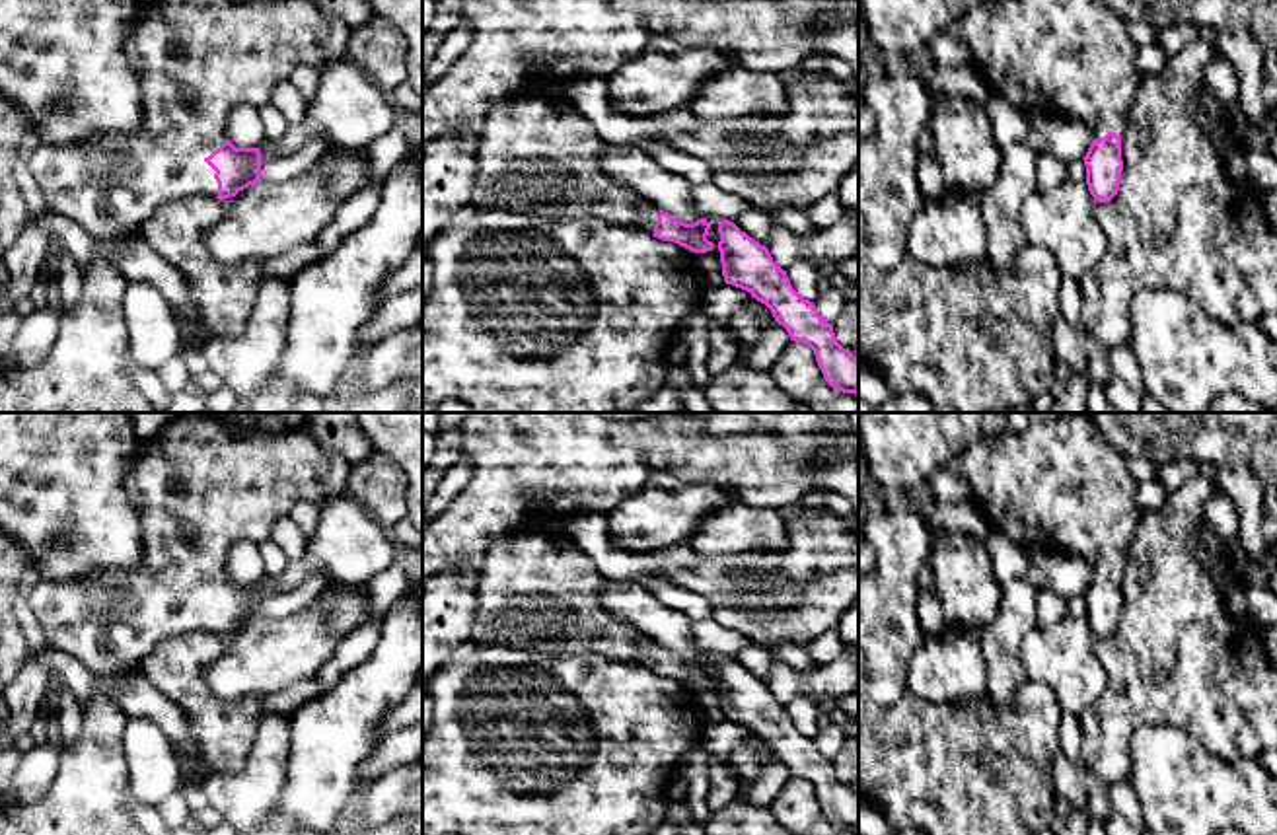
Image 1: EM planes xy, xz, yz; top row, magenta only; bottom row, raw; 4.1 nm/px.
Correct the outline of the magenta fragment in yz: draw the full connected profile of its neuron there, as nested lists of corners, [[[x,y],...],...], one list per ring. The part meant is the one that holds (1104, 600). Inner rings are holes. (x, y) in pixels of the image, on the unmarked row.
[[[1063,413],[1053,420],[1032,420],[1022,432],[983,436],[946,463],[962,475],[993,527],[1014,543],[1061,549],[1092,563],[1086,588],[1086,621],[1096,638],[1110,638],[1121,619],[1121,570],[1143,518],[1135,502],[1137,481],[1127,459],[1096,428],[1088,413]]]

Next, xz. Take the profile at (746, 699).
[[[730,656],[718,658],[718,670],[724,718],[765,740],[790,777],[808,781],[833,825],[858,831],[858,794],[837,779],[833,761],[818,749],[814,738],[792,724],[769,685]]]

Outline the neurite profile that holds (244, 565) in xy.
[[[251,539],[236,541],[228,553],[226,568],[236,584],[259,584],[267,574],[259,543]]]

